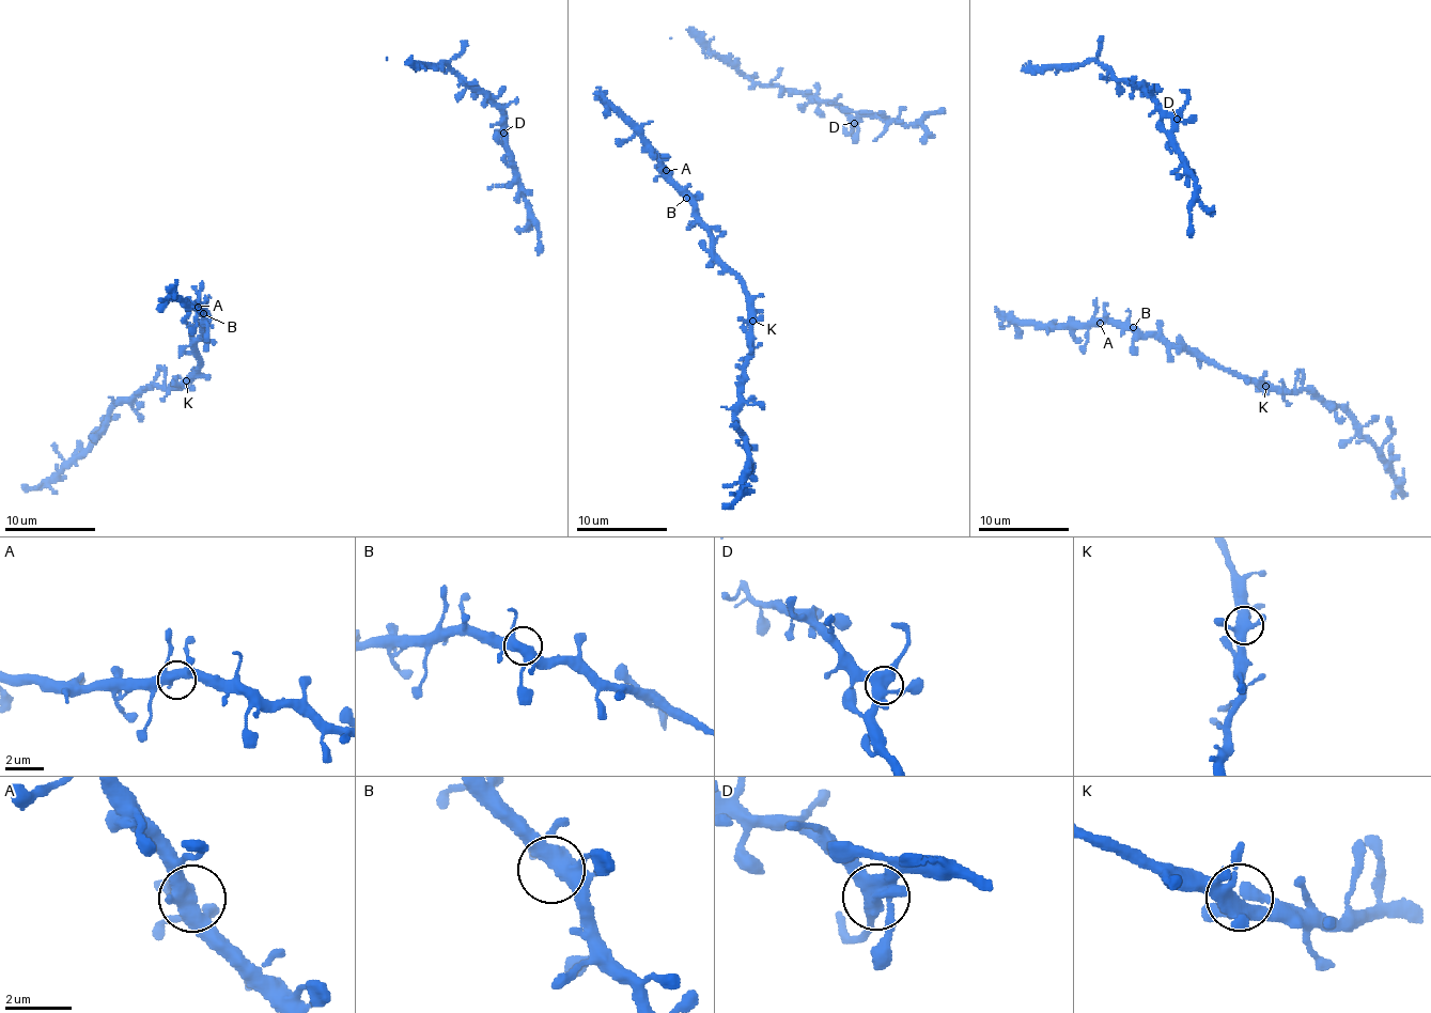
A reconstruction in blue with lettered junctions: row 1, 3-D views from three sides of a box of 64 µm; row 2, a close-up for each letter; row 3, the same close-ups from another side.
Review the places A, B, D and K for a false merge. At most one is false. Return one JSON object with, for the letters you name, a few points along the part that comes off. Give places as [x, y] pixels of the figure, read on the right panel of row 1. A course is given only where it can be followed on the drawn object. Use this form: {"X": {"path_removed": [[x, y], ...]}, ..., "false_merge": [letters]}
{"D": {"path_removed": [[1177, 120], [1177, 110], [1187, 99], [1180, 90]]}, "false_merge": ["D"]}

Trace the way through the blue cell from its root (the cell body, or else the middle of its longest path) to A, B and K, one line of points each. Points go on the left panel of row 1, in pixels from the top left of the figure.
A: (202, 281), (198, 307)
B: (202, 281), (199, 301), (195, 302), (203, 313)
K: (202, 281), (199, 301), (195, 302), (203, 318), (199, 322), (202, 334), (192, 339), (199, 368), (186, 380)

